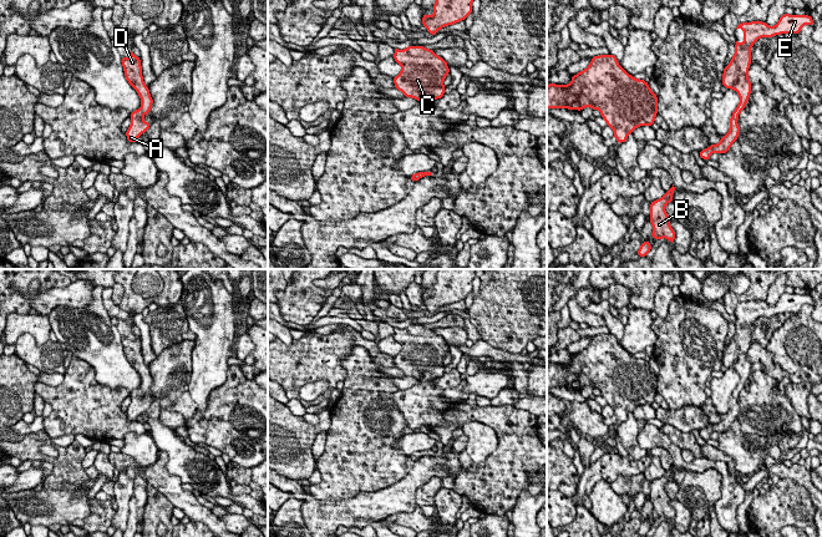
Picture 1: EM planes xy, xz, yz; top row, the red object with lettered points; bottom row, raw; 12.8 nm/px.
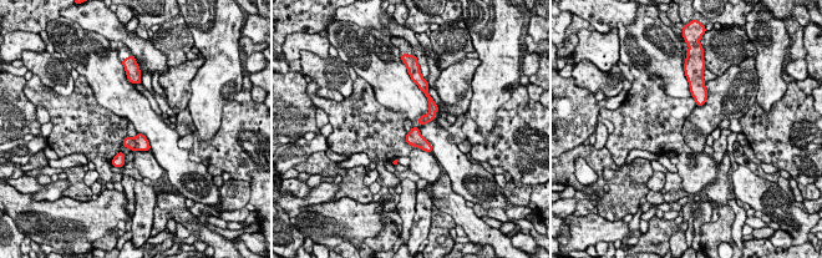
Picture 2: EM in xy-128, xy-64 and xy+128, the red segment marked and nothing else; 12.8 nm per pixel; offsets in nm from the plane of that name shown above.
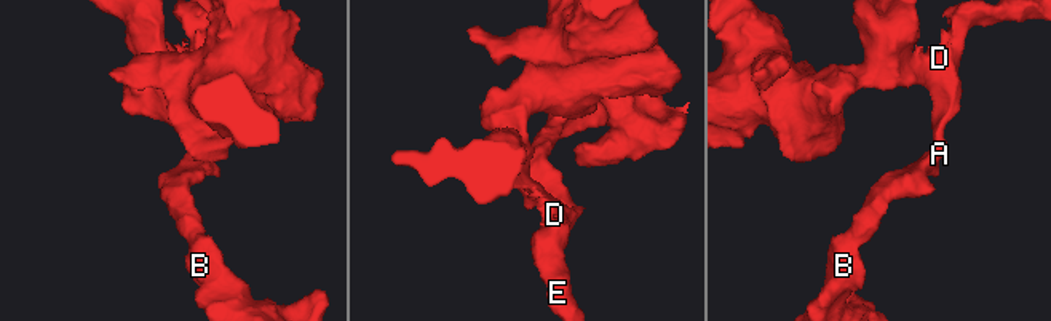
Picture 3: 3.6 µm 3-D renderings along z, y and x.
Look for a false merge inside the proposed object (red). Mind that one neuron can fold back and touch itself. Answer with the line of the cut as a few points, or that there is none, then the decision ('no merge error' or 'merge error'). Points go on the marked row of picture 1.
cut none; no merge error

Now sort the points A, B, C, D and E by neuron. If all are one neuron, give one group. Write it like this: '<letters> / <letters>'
A B C D E

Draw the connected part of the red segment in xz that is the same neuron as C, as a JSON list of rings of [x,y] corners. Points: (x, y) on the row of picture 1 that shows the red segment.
[[[411,45],[405,50],[394,49],[394,51],[394,60],[402,69],[394,77],[394,83],[405,97],[427,103],[445,95],[443,80],[450,74],[450,69],[433,50]]]

